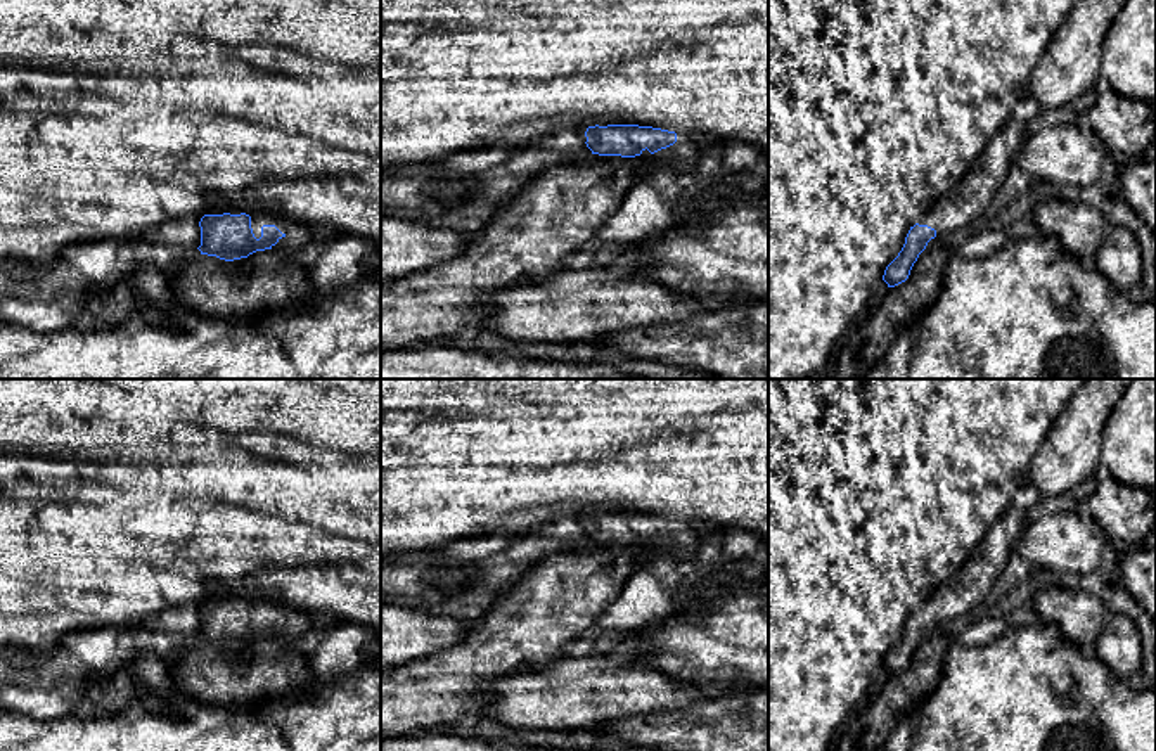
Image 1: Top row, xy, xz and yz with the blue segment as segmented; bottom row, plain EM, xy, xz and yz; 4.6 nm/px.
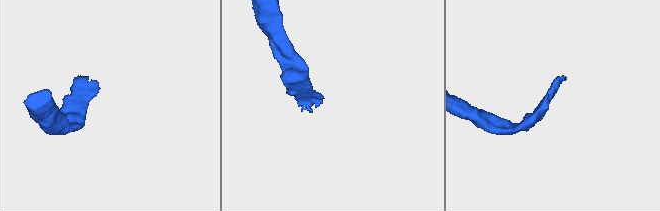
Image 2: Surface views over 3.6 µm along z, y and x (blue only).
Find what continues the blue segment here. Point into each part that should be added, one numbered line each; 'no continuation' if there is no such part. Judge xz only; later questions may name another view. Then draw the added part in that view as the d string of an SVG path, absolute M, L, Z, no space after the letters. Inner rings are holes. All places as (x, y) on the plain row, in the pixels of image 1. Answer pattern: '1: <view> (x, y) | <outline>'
1: xz (682, 544) | M677 521L673 533L654 542L645 536L640 545L651 547L659 555L668 554L677 561L689 562L699 549L699 528L690 523Z

